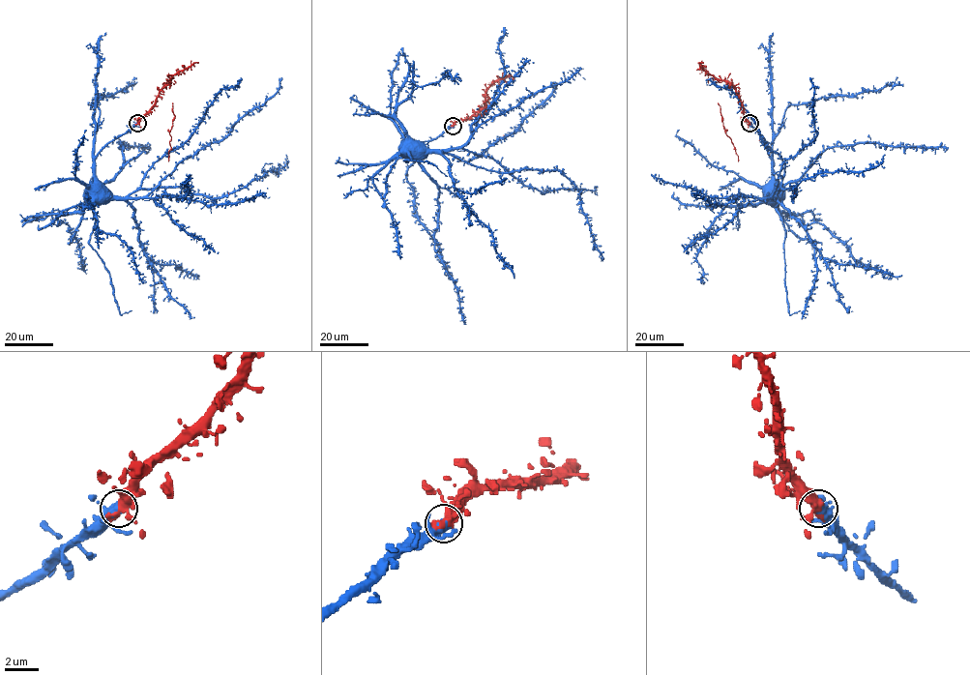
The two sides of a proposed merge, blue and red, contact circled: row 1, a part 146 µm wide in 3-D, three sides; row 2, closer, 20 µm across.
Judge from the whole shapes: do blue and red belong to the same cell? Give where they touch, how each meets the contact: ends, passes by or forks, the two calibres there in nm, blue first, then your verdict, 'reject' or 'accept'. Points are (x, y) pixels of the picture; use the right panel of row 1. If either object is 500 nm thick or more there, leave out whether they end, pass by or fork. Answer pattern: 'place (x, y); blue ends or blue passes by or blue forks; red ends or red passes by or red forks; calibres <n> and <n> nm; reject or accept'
place (749, 123); blue passes by; red forks; calibres 440 and 360 nm; accept

